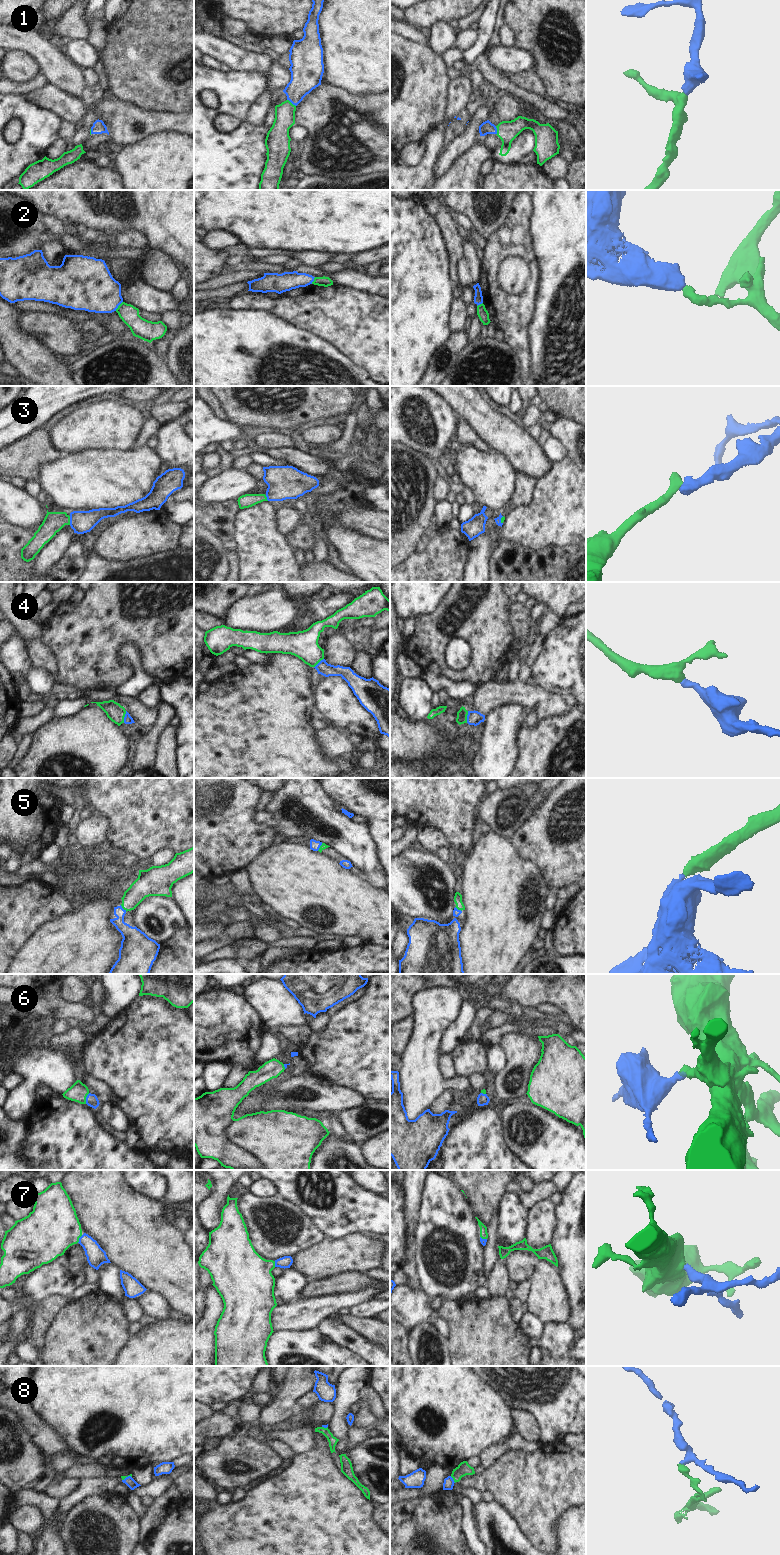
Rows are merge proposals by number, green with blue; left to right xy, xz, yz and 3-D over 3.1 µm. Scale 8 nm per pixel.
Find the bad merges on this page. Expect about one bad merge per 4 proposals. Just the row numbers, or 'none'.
2

